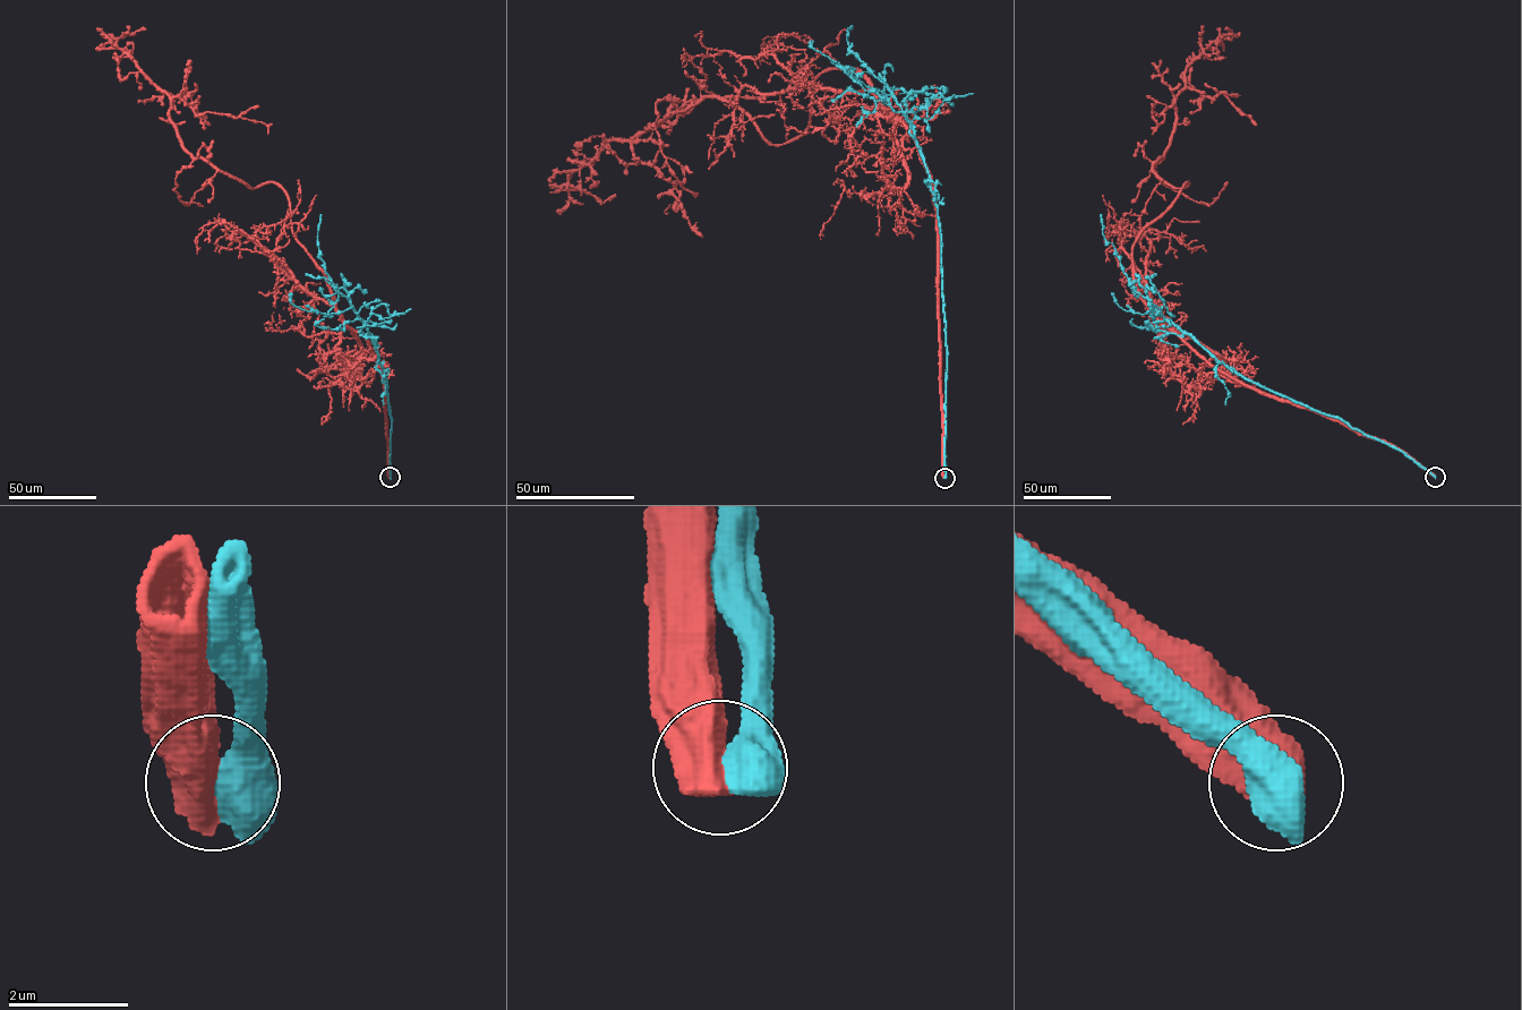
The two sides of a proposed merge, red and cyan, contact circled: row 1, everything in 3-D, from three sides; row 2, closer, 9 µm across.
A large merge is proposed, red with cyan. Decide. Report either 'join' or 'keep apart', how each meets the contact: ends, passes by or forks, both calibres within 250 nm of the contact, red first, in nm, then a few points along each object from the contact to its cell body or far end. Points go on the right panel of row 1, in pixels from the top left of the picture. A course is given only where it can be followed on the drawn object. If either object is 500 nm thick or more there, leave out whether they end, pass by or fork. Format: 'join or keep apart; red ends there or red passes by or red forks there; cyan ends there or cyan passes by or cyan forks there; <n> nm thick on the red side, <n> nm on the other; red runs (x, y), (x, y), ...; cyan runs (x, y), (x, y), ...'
keep apart; 850 nm thick on the red side, 750 nm on the other; red runs (1435, 477), (1212, 367), (1139, 294), (1133, 245), (1188, 183), (1153, 171), (1176, 97), (1225, 28); cyan runs (1435, 477), (1401, 452), (1339, 418), (1256, 385), (1219, 362), (1135, 290), (1102, 233), (1101, 214)

